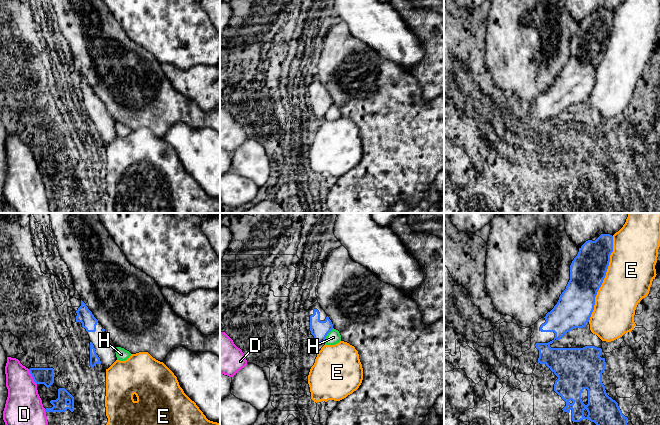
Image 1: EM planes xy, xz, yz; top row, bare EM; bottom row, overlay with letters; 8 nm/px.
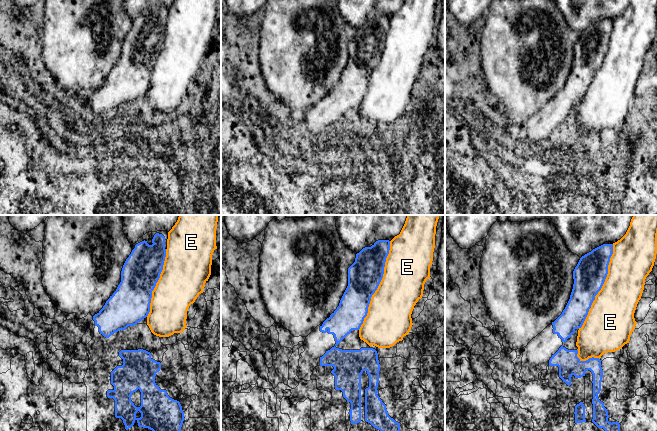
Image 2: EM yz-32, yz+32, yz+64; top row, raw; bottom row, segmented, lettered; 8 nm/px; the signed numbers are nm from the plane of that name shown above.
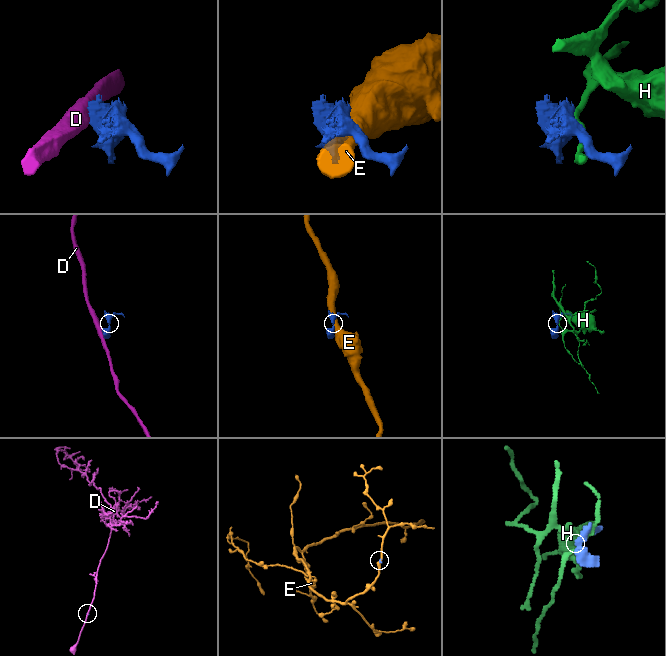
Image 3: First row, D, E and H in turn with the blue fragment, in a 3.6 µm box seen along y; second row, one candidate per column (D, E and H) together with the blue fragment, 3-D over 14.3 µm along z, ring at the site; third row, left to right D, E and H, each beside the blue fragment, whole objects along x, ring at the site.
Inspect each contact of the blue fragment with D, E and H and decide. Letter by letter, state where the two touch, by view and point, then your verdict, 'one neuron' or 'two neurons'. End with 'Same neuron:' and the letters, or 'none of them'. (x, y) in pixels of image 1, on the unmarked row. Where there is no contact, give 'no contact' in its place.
D: contact xy (32, 152); two neurons
E: contact yz (603, 55); two neurons
H: contact xz (326, 111); two neurons
Same neuron: none of them

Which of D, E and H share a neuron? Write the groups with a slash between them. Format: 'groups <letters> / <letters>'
groups D / E / H

